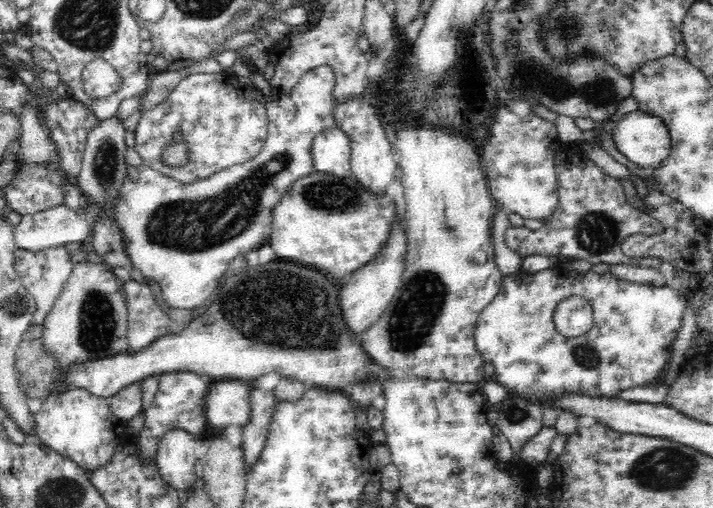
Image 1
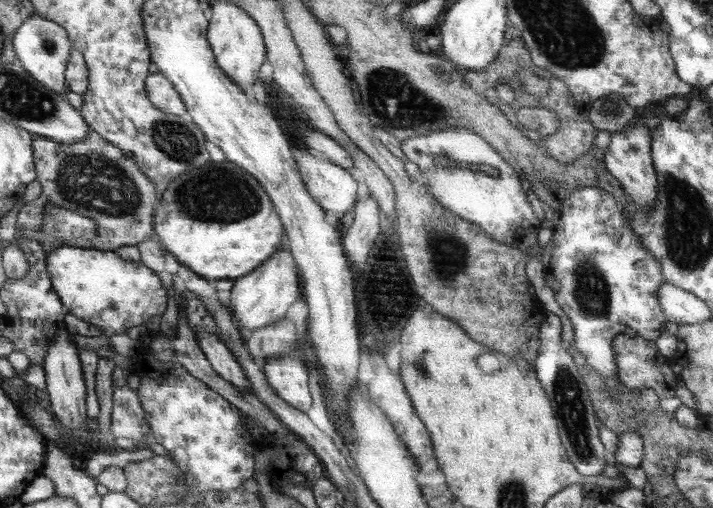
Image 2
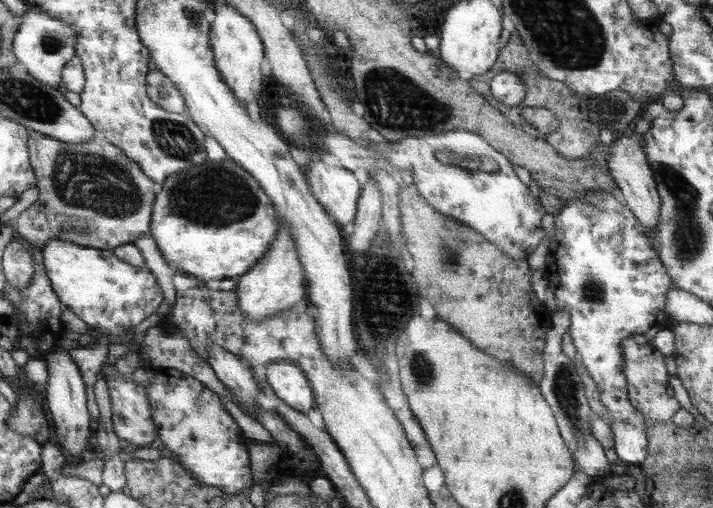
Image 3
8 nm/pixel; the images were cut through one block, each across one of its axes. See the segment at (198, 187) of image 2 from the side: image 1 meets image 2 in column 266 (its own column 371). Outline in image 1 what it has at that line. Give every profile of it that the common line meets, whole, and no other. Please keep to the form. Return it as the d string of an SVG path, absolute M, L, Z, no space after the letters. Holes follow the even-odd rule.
M317 172L300 178L288 188L282 200L276 204L271 217L271 233L267 244L274 248L277 258L288 258L286 262L296 264L312 264L314 270L320 270L334 280L344 278L380 254L384 242L390 238L391 224L398 218L394 200L386 192L371 194L360 187L360 183L352 176L334 177Z

